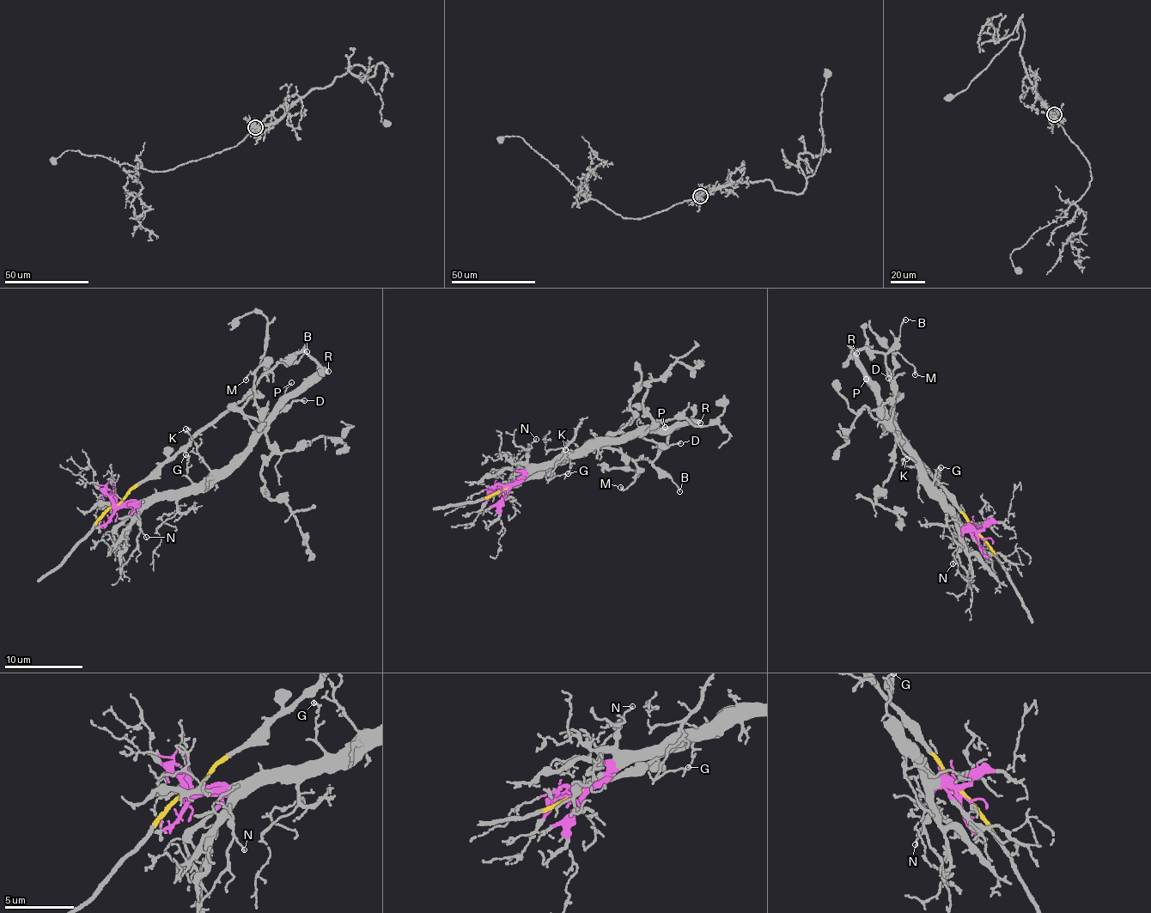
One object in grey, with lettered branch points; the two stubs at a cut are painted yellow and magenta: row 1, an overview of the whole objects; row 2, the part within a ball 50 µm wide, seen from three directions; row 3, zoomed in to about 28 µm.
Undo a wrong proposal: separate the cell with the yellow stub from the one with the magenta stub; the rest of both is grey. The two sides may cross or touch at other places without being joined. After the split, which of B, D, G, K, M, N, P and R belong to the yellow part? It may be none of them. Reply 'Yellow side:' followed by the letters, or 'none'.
Yellow side: B, D, M

